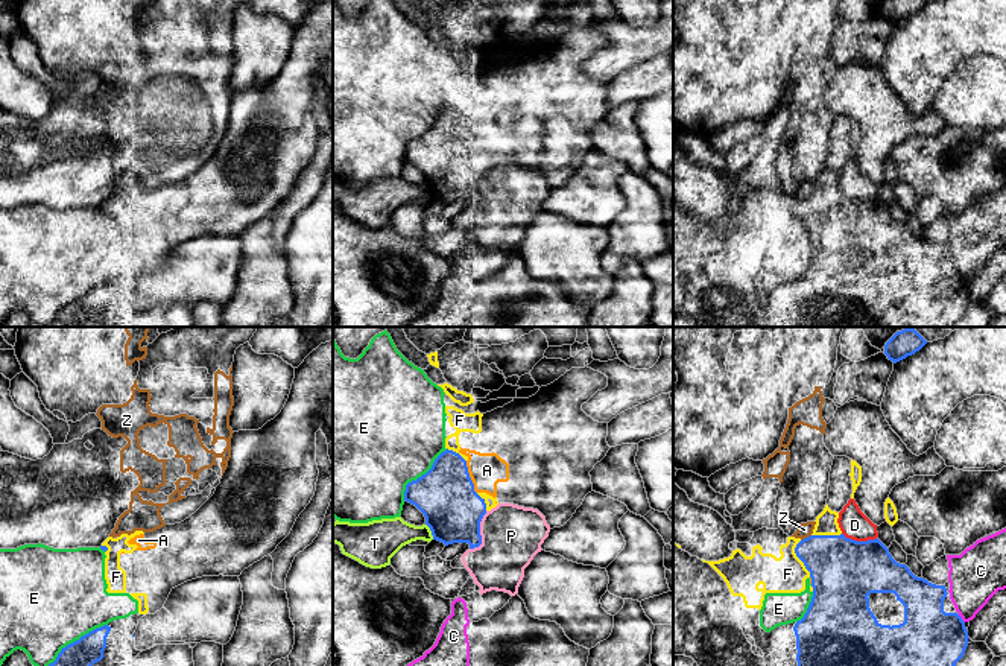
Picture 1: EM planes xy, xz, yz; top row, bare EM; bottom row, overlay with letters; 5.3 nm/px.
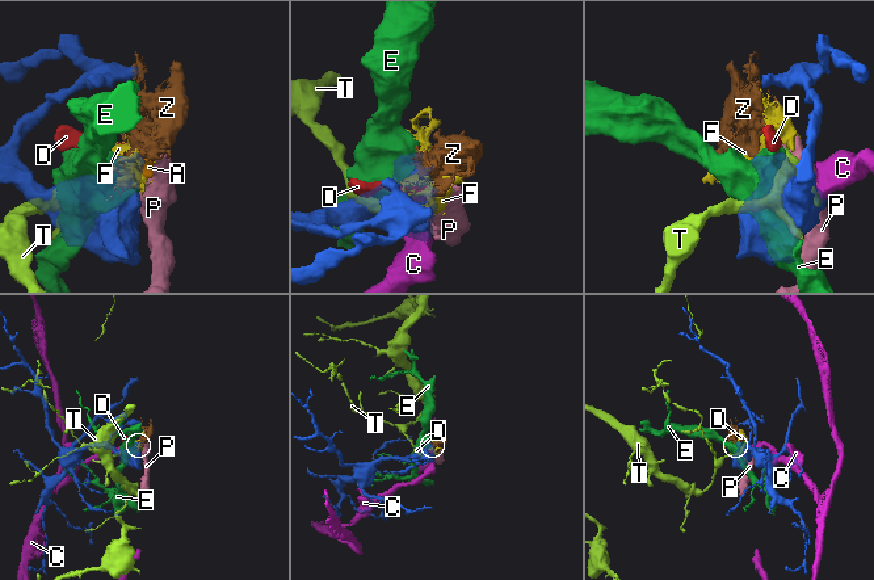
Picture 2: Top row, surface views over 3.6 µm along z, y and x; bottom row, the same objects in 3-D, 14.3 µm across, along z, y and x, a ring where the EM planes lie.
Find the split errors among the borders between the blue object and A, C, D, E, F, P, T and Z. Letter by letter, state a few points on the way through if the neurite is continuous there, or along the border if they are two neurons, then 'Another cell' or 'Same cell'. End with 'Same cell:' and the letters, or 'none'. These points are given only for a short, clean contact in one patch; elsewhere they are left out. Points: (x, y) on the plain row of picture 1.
A: Another cell
C: Another cell
D: Another cell
E: Another cell
F: Another cell
P: Another cell
T: Another cell
Z: Another cell
Same cell: none

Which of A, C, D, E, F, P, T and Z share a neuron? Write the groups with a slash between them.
A / C / D F P Z / E / T

